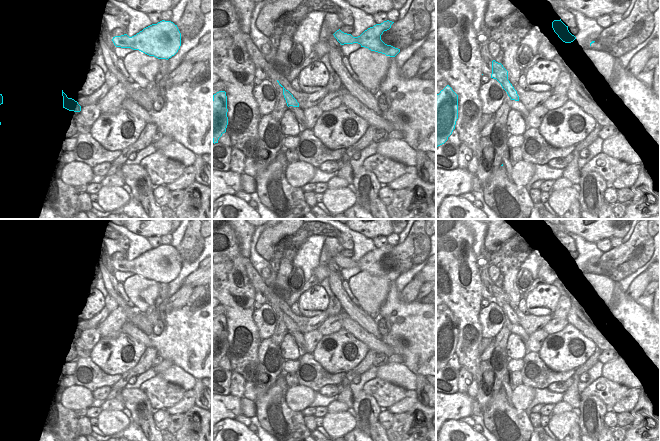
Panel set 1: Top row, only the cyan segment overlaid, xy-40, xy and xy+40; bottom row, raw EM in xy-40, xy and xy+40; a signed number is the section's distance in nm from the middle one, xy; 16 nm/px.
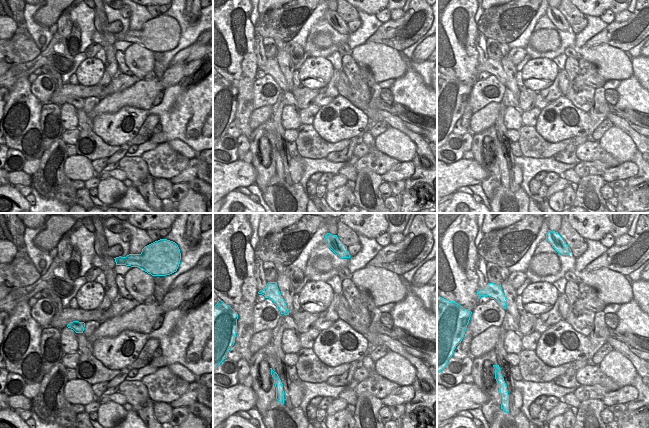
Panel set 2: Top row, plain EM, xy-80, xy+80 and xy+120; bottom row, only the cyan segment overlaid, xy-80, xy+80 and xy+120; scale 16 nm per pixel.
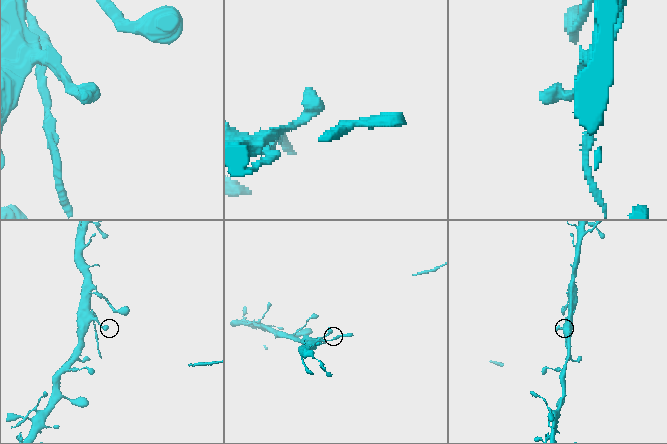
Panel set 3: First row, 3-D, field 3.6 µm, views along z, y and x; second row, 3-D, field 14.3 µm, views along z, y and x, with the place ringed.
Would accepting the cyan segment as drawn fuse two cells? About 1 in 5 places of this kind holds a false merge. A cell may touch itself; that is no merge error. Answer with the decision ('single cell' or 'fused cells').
single cell

